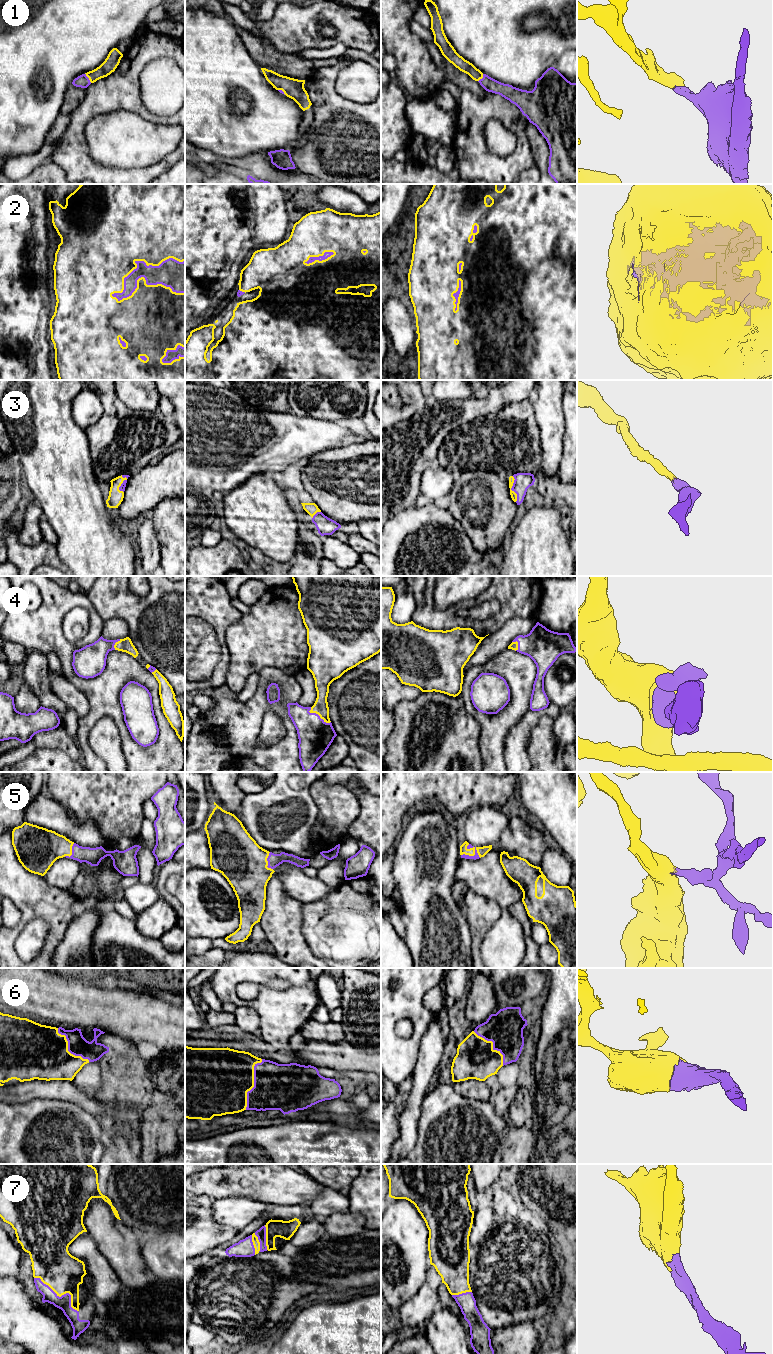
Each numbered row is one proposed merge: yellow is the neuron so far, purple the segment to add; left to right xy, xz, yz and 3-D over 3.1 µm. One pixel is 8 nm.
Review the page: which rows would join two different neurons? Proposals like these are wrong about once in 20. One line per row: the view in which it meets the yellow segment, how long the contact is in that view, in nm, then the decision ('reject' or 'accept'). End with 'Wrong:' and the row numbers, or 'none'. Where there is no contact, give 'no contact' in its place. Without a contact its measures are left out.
1: xy | 90 nm | accept
2: xy | 650 nm | accept
3: yz | 220 nm | accept
4: xz | 200 nm | accept
5: yz | 160 nm | accept
6: xz | 440 nm | accept
7: xy | 440 nm | accept
Wrong: none

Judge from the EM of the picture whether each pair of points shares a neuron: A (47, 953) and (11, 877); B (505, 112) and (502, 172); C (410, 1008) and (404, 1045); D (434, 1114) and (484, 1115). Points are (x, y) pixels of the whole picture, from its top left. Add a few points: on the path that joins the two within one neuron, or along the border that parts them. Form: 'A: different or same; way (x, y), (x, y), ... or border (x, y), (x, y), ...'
A: same; way (53, 934), (53, 919), (30, 896)
B: same; way (513, 127), (521, 136), (521, 153), (517, 157)
C: same; way (417, 1018), (417, 1034), (414, 1037)
D: same; way (446, 1116), (472, 1116)

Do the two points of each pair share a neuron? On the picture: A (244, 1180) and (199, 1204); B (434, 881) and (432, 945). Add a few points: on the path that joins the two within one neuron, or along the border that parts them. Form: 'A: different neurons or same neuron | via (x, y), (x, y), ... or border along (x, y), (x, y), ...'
A: different neurons | border along (195, 1194), (209, 1196), (213, 1199)
B: same neuron | via (432, 897), (432, 929)

